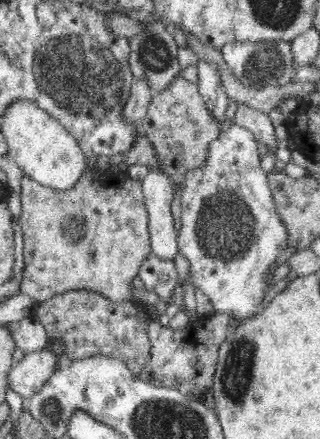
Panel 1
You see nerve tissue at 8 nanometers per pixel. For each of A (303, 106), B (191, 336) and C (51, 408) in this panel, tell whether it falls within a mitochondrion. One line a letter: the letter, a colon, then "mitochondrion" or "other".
A: other
B: other
C: mitochondrion

